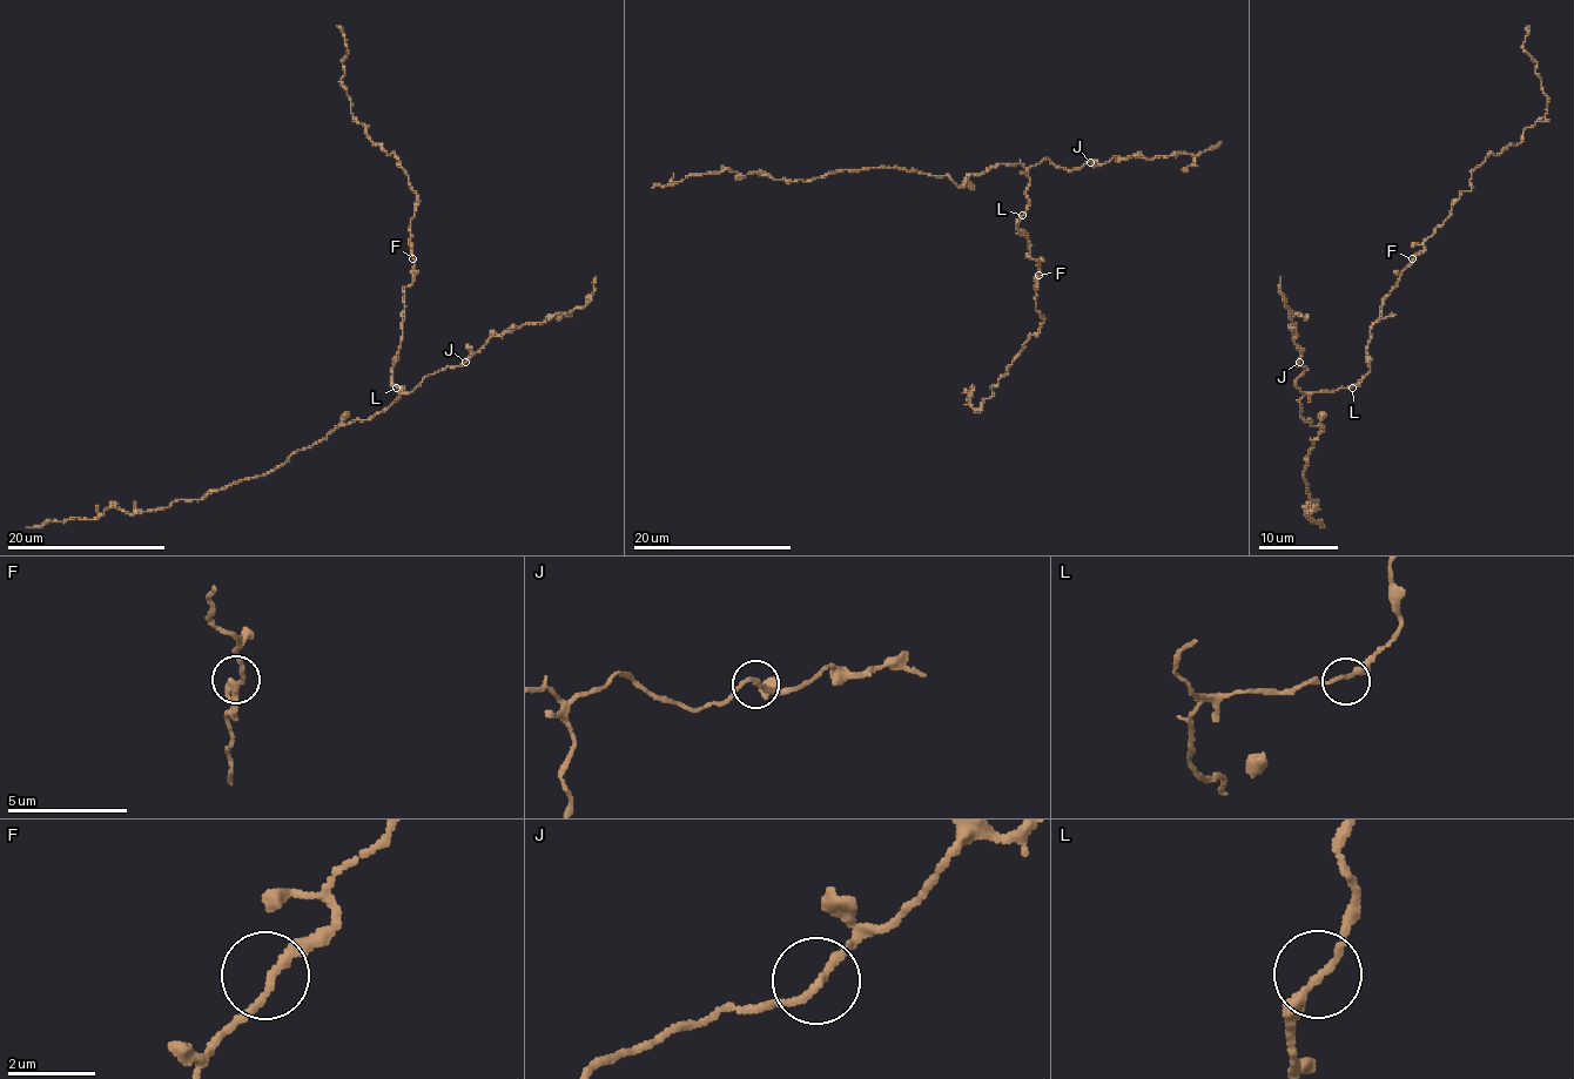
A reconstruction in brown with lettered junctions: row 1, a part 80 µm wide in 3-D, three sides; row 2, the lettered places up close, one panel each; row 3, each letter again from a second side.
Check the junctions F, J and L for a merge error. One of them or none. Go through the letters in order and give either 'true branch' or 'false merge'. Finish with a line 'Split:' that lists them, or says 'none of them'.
F: true branch
J: true branch
L: true branch
Split: none of them

